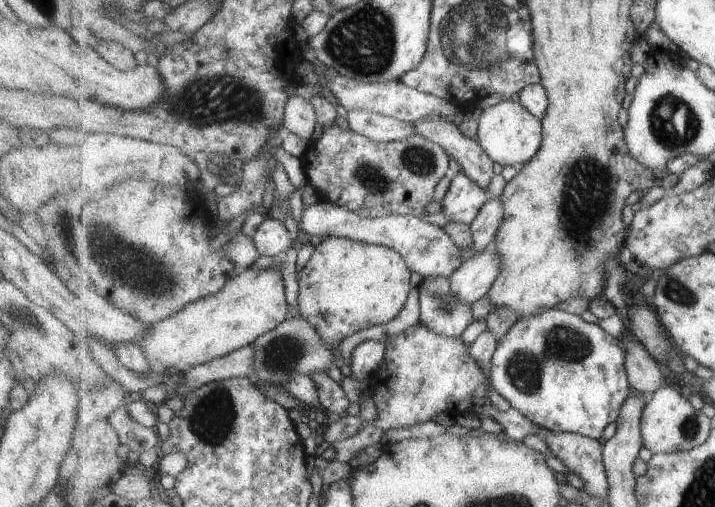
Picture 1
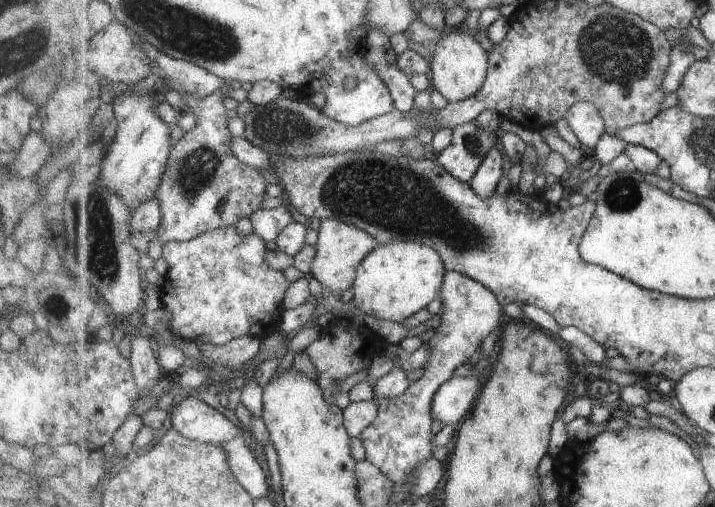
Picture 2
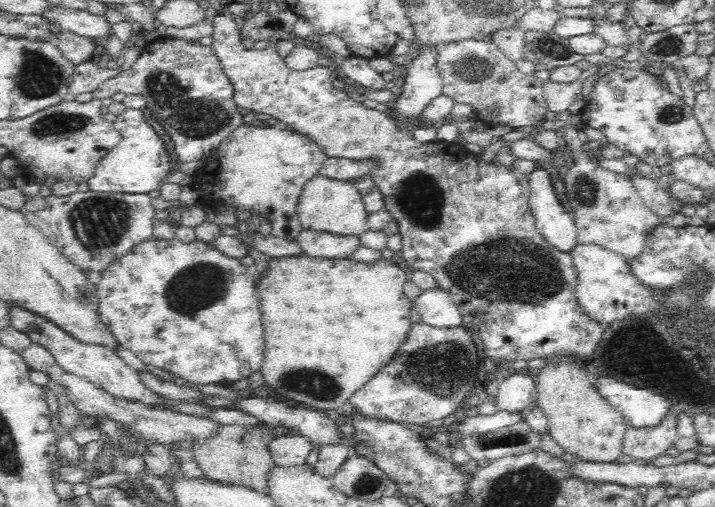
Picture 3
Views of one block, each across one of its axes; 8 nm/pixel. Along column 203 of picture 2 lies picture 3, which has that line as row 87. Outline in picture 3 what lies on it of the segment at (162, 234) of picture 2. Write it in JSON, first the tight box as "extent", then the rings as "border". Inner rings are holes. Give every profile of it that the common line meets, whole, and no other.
{"extent":[93,37,244,163],"border":[[[172,37],[152,40],[142,47],[142,51],[135,63],[127,70],[120,71],[117,76],[102,82],[93,91],[93,98],[112,98],[114,94],[139,95],[145,98],[156,120],[164,126],[174,142],[174,154],[182,163],[196,162],[204,156],[209,156],[215,148],[239,126],[244,125],[242,114],[238,112],[235,103],[234,87],[222,68],[220,59],[214,54],[211,45],[202,45],[198,39],[185,40]]]}

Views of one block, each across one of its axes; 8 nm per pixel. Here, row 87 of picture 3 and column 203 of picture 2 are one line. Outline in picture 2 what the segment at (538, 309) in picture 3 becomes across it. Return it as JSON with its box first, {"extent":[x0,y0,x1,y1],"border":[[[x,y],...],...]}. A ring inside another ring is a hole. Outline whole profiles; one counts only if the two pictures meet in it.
{"extent":[159,226,291,345],"border":[[[233,226],[208,230],[189,241],[168,241],[163,244],[162,258],[168,263],[168,271],[159,296],[161,307],[168,312],[165,322],[177,337],[187,341],[197,342],[203,334],[213,345],[227,344],[245,335],[263,340],[263,336],[277,330],[284,312],[282,305],[291,287],[289,278],[282,271],[277,272],[267,264],[267,255],[267,242],[261,236],[255,232],[241,236],[241,232]]]}

